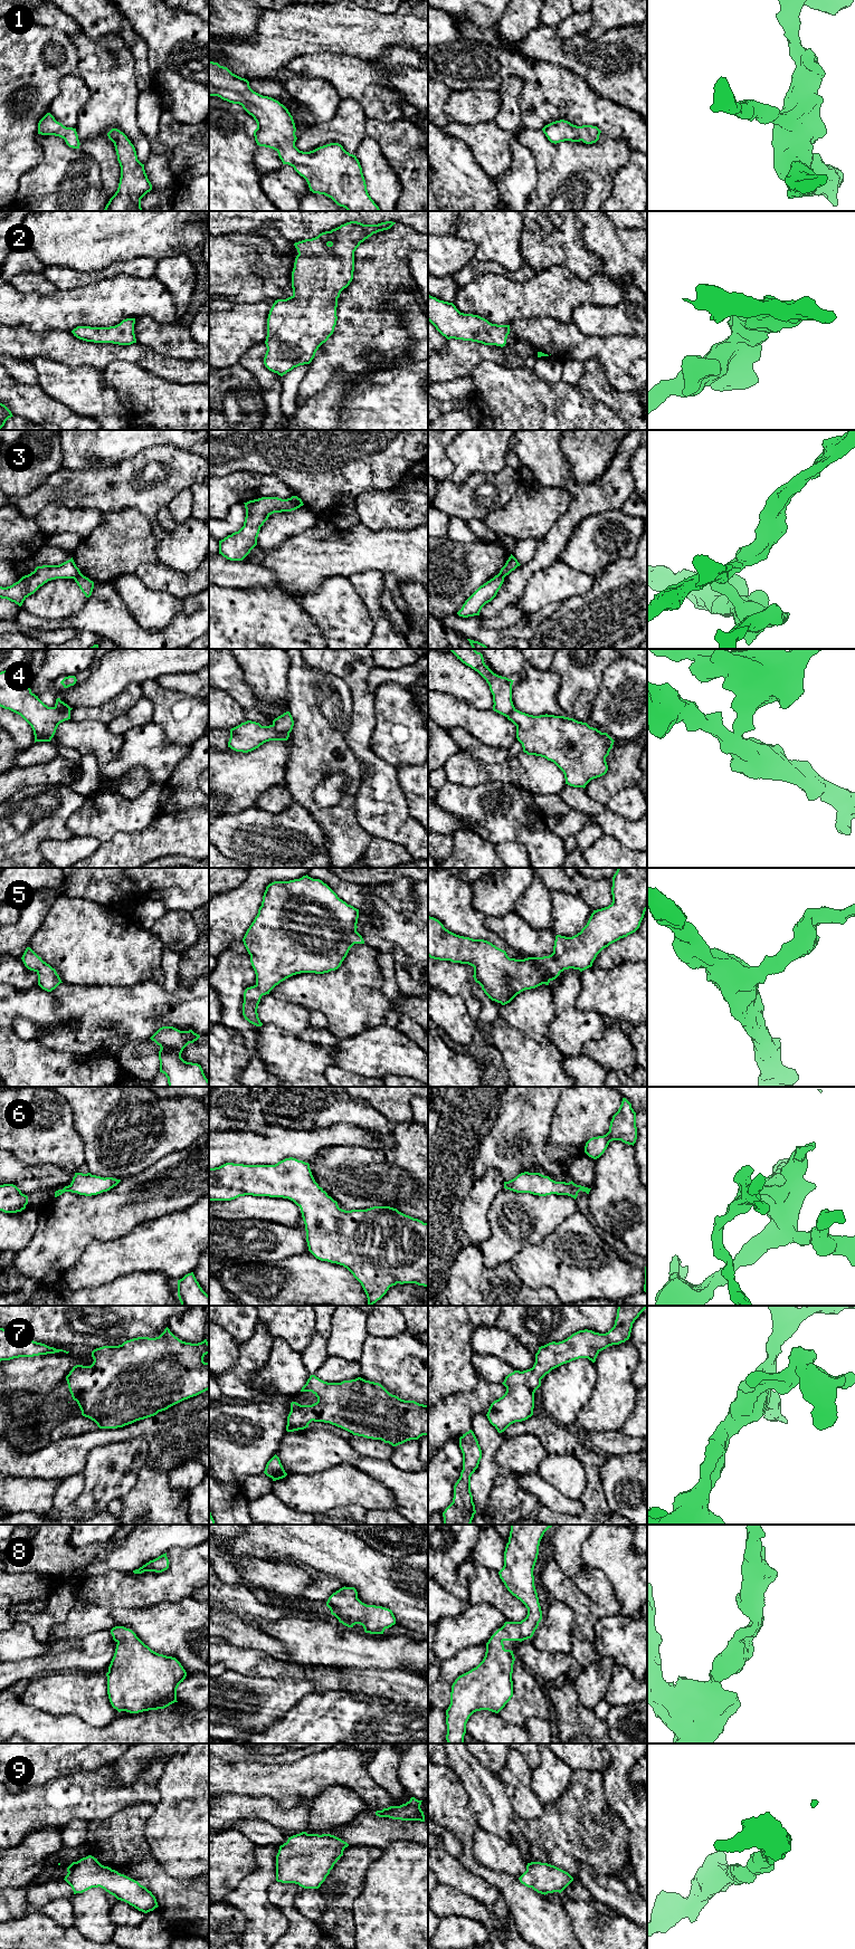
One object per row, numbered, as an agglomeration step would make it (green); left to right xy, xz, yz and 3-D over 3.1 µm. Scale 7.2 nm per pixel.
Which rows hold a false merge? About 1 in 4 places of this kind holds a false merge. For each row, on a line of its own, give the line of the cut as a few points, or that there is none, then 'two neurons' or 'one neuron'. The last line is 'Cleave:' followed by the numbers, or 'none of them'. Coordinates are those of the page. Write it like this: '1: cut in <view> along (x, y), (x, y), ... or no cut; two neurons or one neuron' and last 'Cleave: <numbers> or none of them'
1: no cut; one neuron
2: no cut; one neuron
3: cut in xy along (81, 573), (74, 579); two neurons
4: cut in xz along (272, 725), (277, 731), (288, 734); two neurons
5: no cut; one neuron
6: no cut; one neuron
7: no cut; one neuron
8: no cut; one neuron
9: no cut; one neuron
Cleave: 3, 4

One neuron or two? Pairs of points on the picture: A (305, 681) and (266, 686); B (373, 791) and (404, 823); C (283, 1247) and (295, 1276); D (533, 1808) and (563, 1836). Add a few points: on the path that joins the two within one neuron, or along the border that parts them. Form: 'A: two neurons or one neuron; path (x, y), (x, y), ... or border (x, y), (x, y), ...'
A: two neurons; border (290, 660), (288, 697), (286, 699)
B: one neuron; path (379, 799), (396, 815)
C: two neurons; border (307, 1250), (281, 1260), (262, 1262)
D: two neurons; border (544, 1806), (533, 1818), (515, 1813)

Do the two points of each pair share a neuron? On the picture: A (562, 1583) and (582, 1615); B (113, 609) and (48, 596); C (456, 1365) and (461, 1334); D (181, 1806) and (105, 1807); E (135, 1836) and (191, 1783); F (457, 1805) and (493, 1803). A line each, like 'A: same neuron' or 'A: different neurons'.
A: same neuron
B: different neurons
C: same neuron
D: different neurons
E: different neurons
F: different neurons

